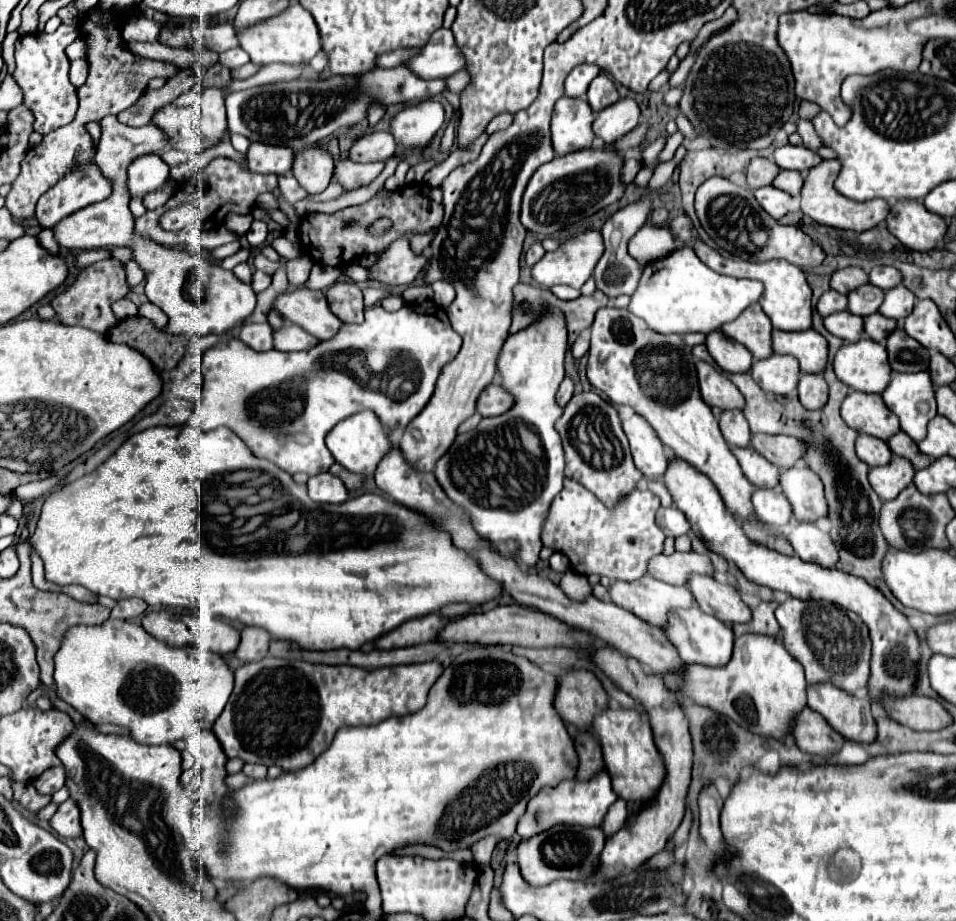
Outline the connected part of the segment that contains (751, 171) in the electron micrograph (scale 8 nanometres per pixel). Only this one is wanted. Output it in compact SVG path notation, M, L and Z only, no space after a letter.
M753 158L745 170L745 176L747 176L747 184L755 190L755 188L761 188L761 186L767 186L773 182L775 174L779 172L779 166L775 166L775 162L771 162L769 158Z

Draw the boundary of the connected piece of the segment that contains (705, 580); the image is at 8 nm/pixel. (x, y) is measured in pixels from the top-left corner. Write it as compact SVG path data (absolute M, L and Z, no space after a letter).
M691 574L687 588L691 590L697 606L721 622L735 624L751 620L751 610L743 604L739 592L733 586L721 584L705 574Z

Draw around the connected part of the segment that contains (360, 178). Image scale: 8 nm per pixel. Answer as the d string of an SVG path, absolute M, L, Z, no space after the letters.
M339 160L335 176L337 176L337 182L341 182L345 188L353 190L353 188L371 184L383 172L383 168L385 168L383 162L361 164L361 162L351 162L351 160L345 160L345 162Z

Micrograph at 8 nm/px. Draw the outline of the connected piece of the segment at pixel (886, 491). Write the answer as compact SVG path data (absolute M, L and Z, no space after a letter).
M893 456L889 464L869 468L869 484L881 500L897 498L903 488L913 482L915 468L901 456Z

